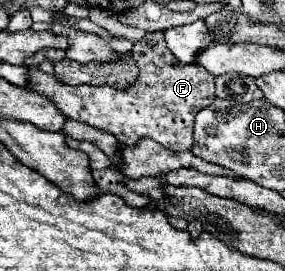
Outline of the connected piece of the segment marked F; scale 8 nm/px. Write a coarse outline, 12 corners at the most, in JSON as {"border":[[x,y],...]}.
{"border":[[165,35],[133,45],[127,91],[71,87],[31,67],[31,87],[65,117],[125,147],[149,137],[193,147],[213,75],[183,65]]}

